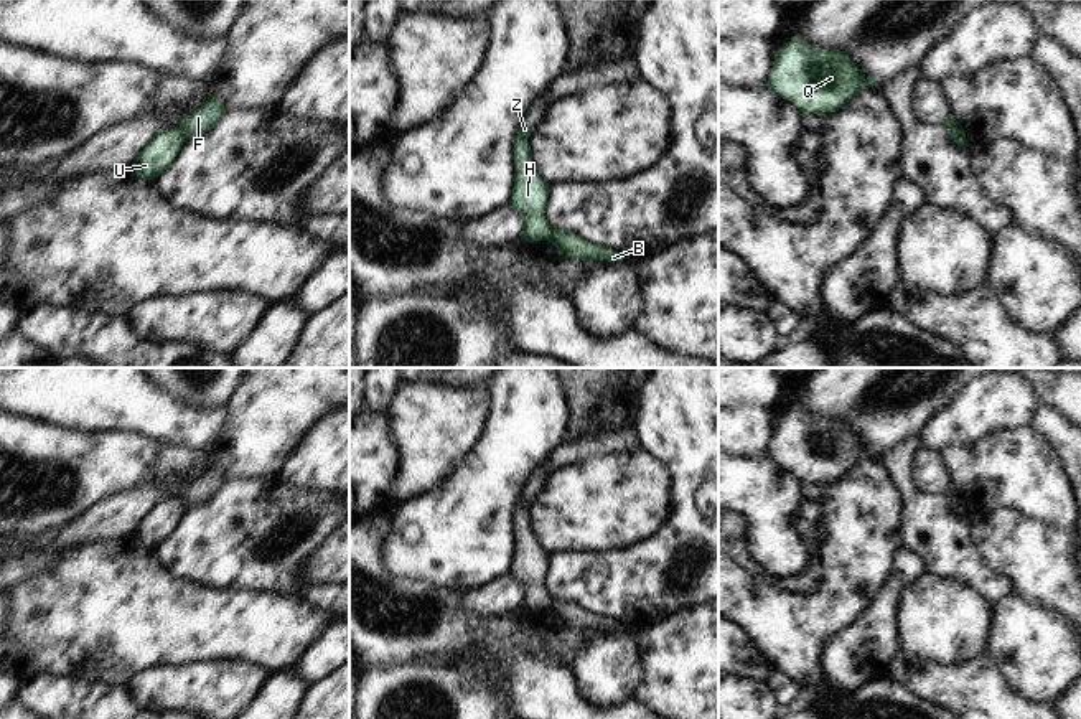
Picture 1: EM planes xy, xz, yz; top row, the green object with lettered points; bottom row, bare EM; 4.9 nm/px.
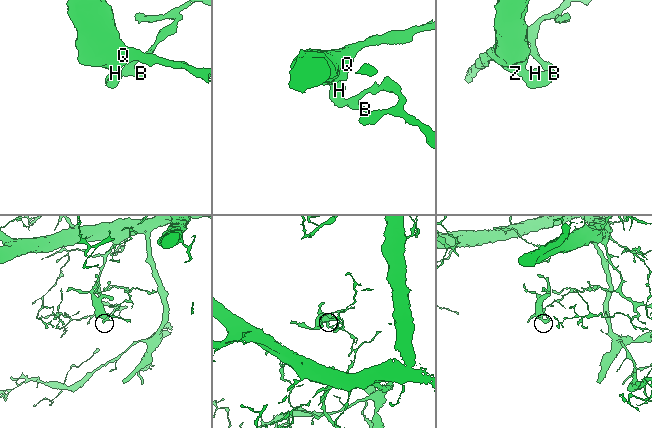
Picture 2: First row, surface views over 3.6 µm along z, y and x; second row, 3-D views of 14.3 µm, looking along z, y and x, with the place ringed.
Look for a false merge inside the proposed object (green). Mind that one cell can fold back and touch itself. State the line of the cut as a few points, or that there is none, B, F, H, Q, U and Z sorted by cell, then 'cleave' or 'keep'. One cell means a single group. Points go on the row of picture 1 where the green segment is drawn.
cut in xz along (554, 230), (549, 239); B F / H Q U Z; cleave

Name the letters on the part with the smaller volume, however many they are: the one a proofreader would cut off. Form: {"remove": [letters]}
{"remove": ["H", "Q", "U", "Z"]}

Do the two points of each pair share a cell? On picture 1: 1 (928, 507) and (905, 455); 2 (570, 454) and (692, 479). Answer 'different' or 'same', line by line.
1: same
2: different

